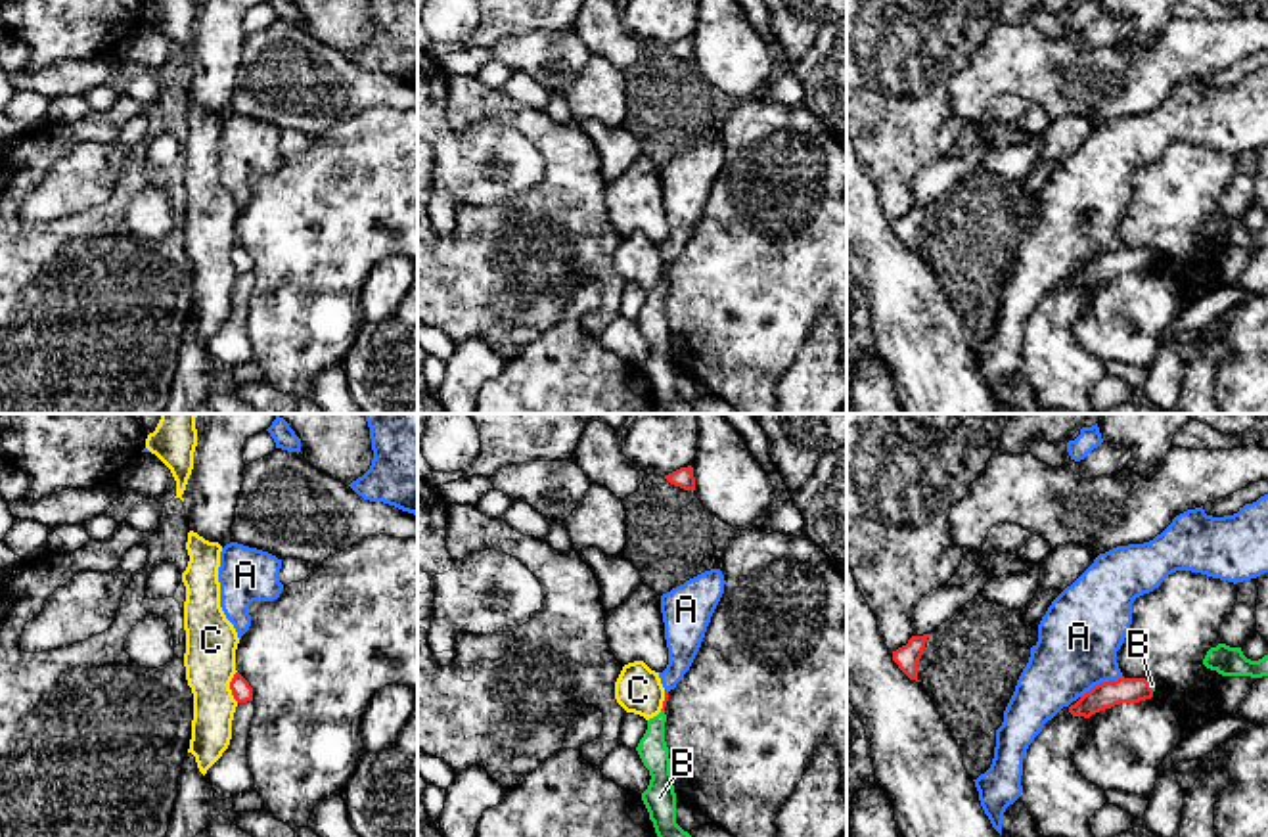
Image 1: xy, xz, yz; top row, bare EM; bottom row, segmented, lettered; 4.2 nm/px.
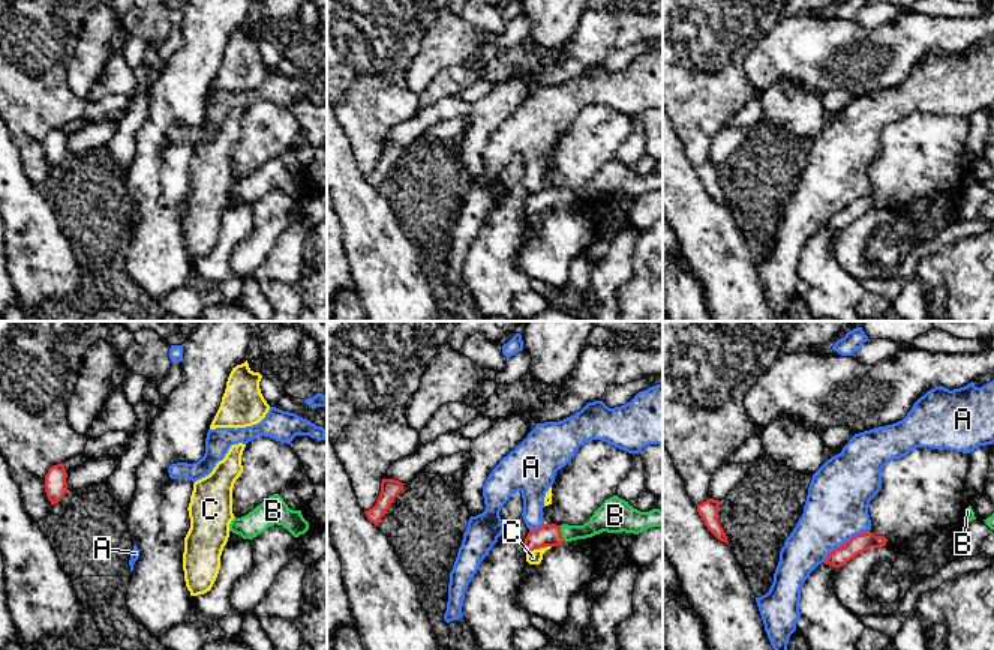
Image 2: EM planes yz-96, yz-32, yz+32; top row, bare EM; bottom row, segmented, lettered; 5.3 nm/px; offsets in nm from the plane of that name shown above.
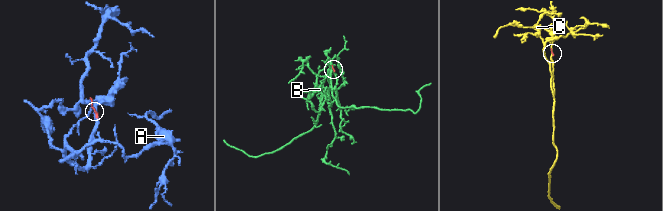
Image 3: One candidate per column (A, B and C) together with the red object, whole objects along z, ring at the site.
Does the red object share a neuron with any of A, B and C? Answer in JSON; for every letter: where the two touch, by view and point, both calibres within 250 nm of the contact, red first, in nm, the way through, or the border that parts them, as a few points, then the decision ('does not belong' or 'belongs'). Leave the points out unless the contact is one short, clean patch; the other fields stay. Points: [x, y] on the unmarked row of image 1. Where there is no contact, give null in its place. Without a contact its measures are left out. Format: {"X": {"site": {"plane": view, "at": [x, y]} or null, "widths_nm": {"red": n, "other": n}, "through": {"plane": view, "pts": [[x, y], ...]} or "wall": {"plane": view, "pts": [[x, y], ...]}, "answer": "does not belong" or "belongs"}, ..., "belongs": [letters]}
{"A": {"site": {"plane": "yz", "at": [1102, 253]}, "widths_nm": {"red": 110, "other": 340}, "answer": "does not belong"}, "B": {"site": {"plane": "yz", "at": [1150, 257]}, "widths_nm": {"red": 110, "other": 20}, "through": {"plane": "yz", "pts": [[1104, 267], [1150, 257], [1152, 255]]}, "answer": "belongs"}, "C": {"site": {"plane": "xy", "at": [230, 257]}, "widths_nm": {"red": 90, "other": 220}, "wall": {"plane": "xy", "pts": [[236, 242], [230, 265], [238, 272]]}, "answer": "does not belong"}, "belongs": ["B"]}

